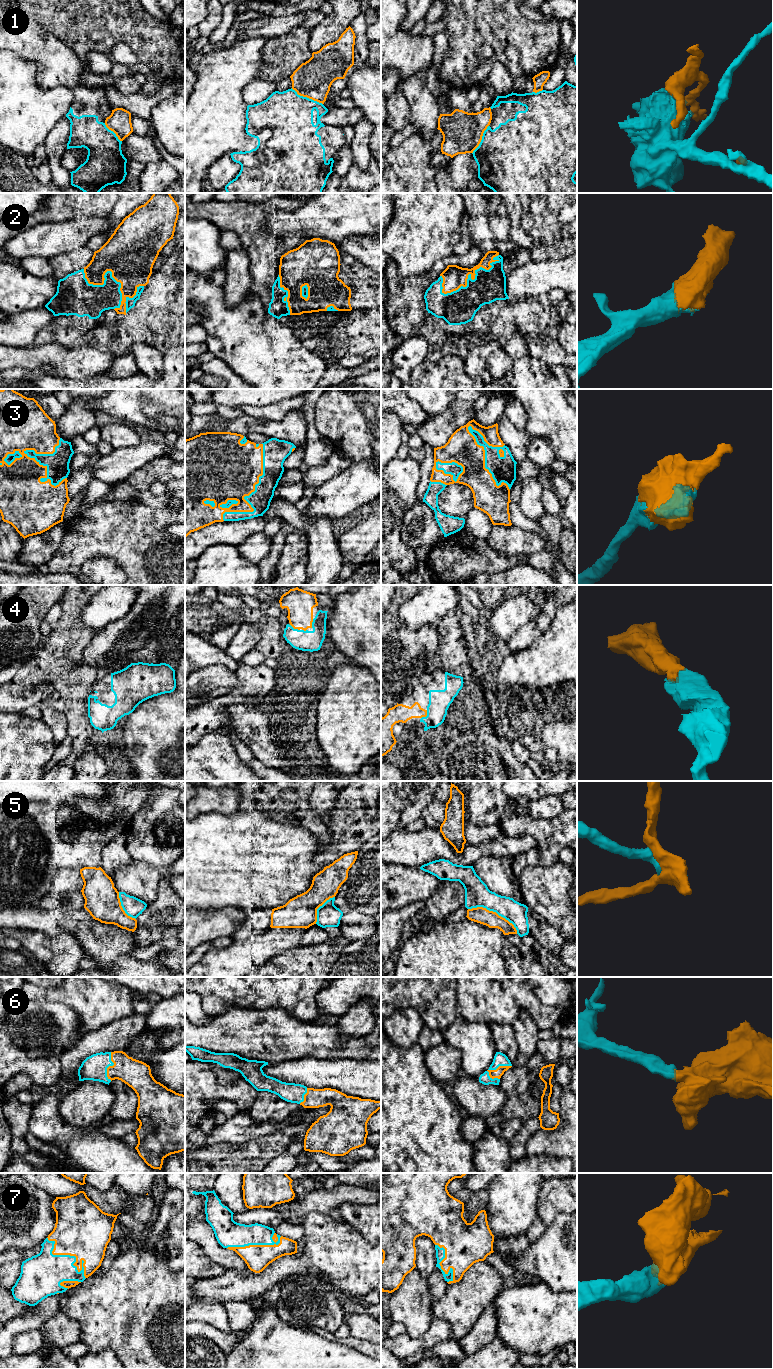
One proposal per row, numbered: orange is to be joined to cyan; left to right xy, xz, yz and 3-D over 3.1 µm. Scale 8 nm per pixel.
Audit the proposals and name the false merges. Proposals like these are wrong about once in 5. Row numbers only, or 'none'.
1, 5

